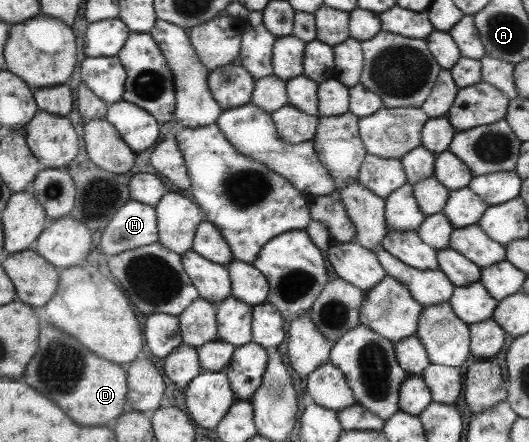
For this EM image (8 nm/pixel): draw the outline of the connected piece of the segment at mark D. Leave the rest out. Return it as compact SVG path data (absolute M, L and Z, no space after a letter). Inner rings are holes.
M52 326L40 328L38 350L28 362L22 378L34 390L46 390L40 394L50 398L56 406L62 408L62 412L68 418L72 418L74 422L78 420L78 424L82 426L106 424L108 420L114 420L118 414L122 414L122 410L126 408L127 382L124 370L104 358L94 356L72 336L62 334ZM76 368L78 368L78 380L76 380ZM42 384L50 384L50 388L42 388ZM58 390L70 390L70 392L58 392Z

